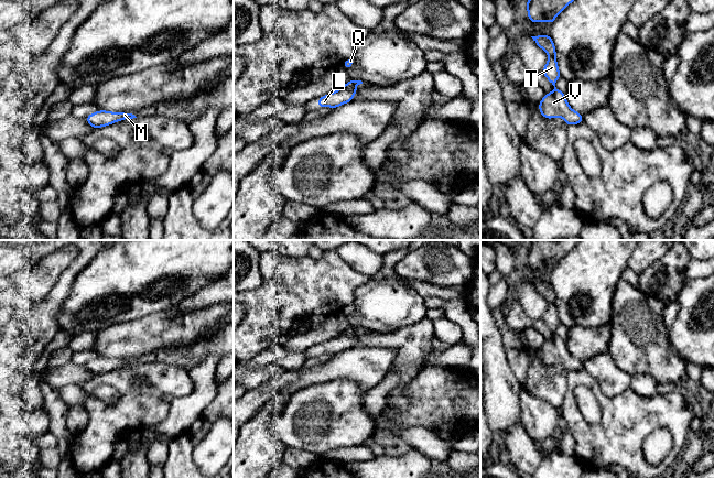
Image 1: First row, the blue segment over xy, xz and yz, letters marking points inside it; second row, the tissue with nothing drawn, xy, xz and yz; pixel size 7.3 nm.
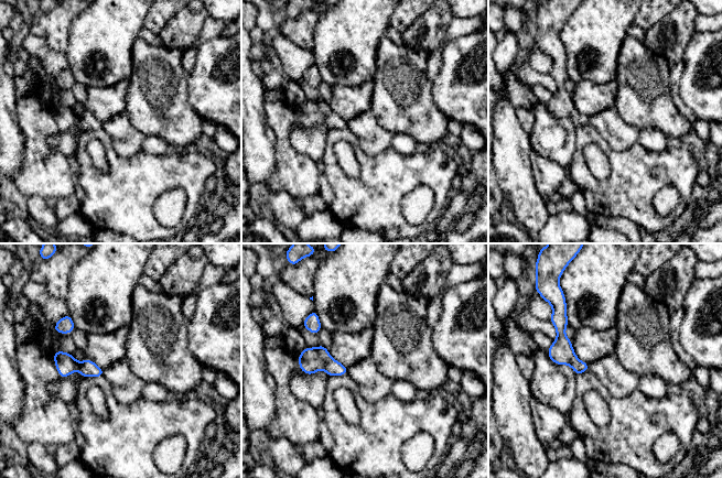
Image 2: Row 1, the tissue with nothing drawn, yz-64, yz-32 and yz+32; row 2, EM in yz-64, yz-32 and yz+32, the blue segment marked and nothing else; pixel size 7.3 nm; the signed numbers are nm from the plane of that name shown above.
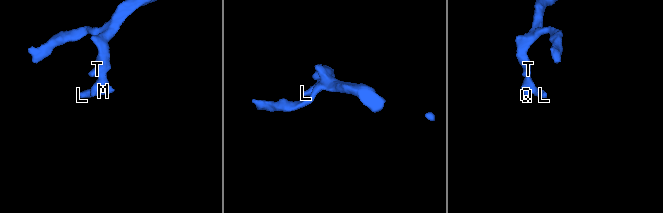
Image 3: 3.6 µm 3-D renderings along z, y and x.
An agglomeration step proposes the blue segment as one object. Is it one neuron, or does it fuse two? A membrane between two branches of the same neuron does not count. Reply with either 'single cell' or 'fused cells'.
single cell

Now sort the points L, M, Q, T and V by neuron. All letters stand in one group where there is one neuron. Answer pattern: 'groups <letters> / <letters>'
groups L M Q T V

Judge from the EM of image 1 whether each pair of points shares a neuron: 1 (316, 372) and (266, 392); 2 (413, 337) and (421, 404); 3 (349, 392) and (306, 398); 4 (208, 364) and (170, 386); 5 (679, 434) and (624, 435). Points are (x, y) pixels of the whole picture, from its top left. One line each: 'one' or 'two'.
1: one
2: two
3: one
4: two
5: one

